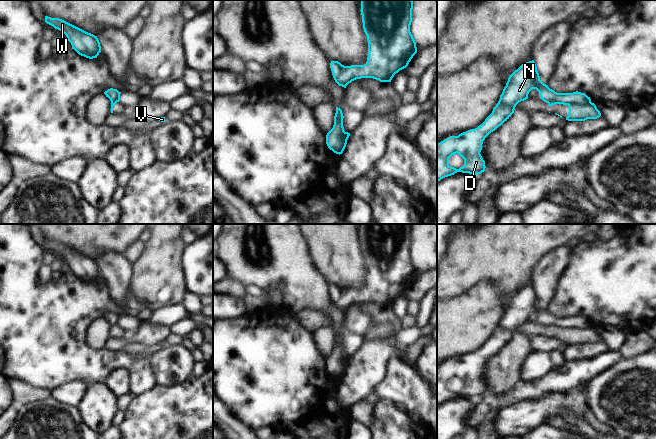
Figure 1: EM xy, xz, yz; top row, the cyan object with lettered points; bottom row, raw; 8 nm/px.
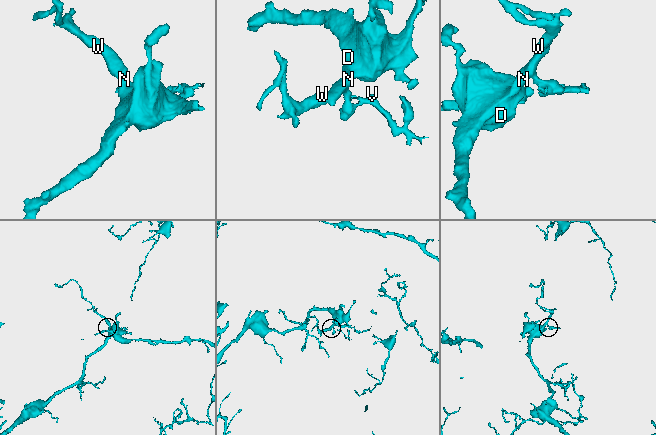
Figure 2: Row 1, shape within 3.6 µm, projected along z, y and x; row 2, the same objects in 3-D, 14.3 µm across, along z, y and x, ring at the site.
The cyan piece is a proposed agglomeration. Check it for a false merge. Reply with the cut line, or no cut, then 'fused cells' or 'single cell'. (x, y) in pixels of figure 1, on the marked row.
cut in yz along (590, 101), (585, 104), (566, 104); fused cells

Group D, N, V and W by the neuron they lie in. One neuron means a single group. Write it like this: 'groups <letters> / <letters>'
groups D N W / V

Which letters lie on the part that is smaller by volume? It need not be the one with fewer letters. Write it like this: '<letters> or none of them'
V

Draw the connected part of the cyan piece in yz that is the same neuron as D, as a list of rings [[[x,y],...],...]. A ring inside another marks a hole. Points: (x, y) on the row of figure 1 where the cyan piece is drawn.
[[[534,60],[522,64],[509,76],[498,103],[481,125],[437,144],[437,182],[457,172],[474,175],[484,172],[485,161],[480,154],[483,141],[511,117],[519,102],[528,99],[532,89],[536,89],[546,103],[586,105],[591,102],[585,93],[557,93],[550,89],[540,80]],[[456,153],[464,159],[464,165],[459,169],[449,165],[449,158]]]

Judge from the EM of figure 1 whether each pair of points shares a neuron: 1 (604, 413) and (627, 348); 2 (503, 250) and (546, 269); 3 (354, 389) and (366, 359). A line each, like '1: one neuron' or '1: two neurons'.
1: two neurons
2: two neurons
3: one neuron

